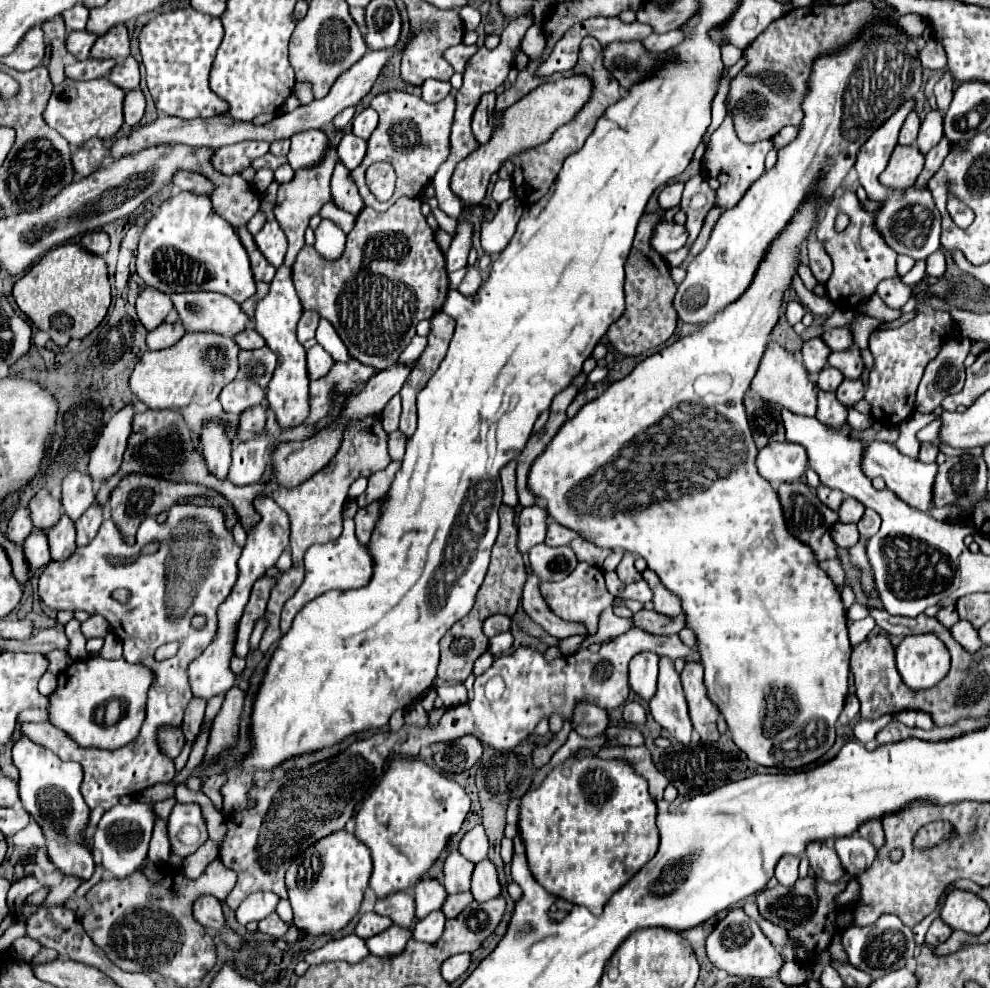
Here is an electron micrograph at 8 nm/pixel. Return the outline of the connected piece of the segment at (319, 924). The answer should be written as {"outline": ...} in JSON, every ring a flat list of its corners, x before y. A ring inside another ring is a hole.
{"outline":[[346,830,326,836,326,840,308,848,290,864,286,888,294,910,294,926,312,936,336,934,360,912,364,890,372,876,372,858,368,848]]}

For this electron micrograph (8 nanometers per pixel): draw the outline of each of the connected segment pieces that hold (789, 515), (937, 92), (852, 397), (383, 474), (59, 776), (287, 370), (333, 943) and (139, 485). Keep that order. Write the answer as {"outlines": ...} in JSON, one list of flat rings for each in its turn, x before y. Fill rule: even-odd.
{"outlines":[[[796,480,796,482,786,482,786,484,780,484,778,488,778,496,780,496,780,502,782,502,782,508,784,508,784,516,786,516,786,522,788,522,788,528,790,532,802,540,804,544,808,544,816,558,818,560,828,560,828,558,838,558,838,550,836,550,836,544,832,540,832,534,830,530,834,528,834,524,838,522,838,512,830,510,828,506,824,506,816,492,804,484,802,480]],[[944,72,942,80,934,86,934,96,936,96,936,106,938,106,936,110,942,114,942,118,946,116,946,110,952,102,952,86,954,86,954,78,948,72]],[[844,380,838,390,836,390,838,400,844,406,854,406,856,402,860,402,864,398,864,384,862,380]],[[390,462,388,468,374,472,374,474,368,478,368,488,366,488,366,492,356,498,358,508,366,508,366,504,382,498,382,496,390,490,398,468,400,468,400,462]],[[24,734,14,742,12,756,16,768,20,770,20,800,30,816,42,826,50,860,64,874,74,874,82,880,88,880,94,872,94,860,88,848,84,848,84,828,90,808,86,808,86,802,80,794,82,766,78,762,62,762,54,752,42,748,40,744,34,744],[52,824,62,832,58,840,52,840]],[[282,265,276,270,271,282,267,303,257,303,254,314,254,324,256,324,254,328,264,336,266,346,278,356,278,366,268,384,270,392,266,394,266,398,282,430,296,428,304,424,306,418,310,416,310,378,306,370,306,350,296,338,296,324,300,316,302,316,302,306,292,284,292,270]],[[350,934,346,938,330,940,322,948,306,954,304,960,308,964,322,964,322,962,334,962,334,960,344,960,348,964,358,964,366,956,370,956,370,950,368,950,366,942,360,936]],[[128,474,128,476,124,476,120,480,120,484,110,494,110,512,112,512,112,520,118,524,118,528,126,536,128,544,132,544,134,542,134,532,138,530,140,522,146,516,158,516,160,512,170,510,174,504,180,504,186,498,206,498,206,500,210,500,214,506,222,508,222,512,226,516,226,528,232,530,236,526,238,514,236,514,236,510,230,506,230,502,222,494,218,494,218,492,214,492,214,490,202,486,202,484,188,484,188,482,186,484,178,484,178,482,164,480,164,478,142,476,142,474]]]}

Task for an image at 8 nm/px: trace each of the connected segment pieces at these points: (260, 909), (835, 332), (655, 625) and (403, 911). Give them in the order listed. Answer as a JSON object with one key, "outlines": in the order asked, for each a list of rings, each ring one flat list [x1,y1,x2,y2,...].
{"outlines":[[[256,892,256,894,250,894,236,910,236,918,242,926,246,926,248,922,254,922,254,920,262,920,264,916,272,914,278,906,280,898,278,894,274,892]],[[828,328,828,330,824,330,822,340,834,352,836,350,848,350,854,344,854,334,850,328]],[[654,610,636,612,632,622,634,622,636,628,642,628,644,632,654,634,654,636,672,636,672,634,678,634,684,628,682,614,676,616,674,620,666,620,666,616,656,616]],[[396,892,394,896,388,896,384,900,378,900,374,910,380,916,388,916,394,924,400,924,404,928,410,928,414,924,414,896,408,892]]]}

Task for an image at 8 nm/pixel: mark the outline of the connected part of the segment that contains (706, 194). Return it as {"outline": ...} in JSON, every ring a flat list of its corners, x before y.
{"outline":[[698,174,686,182,680,210,686,214,686,228,690,234,688,244,692,244,696,240,696,236,704,224,704,218,710,212,710,208,714,206,714,202,716,202,716,194,708,186,706,176]]}

